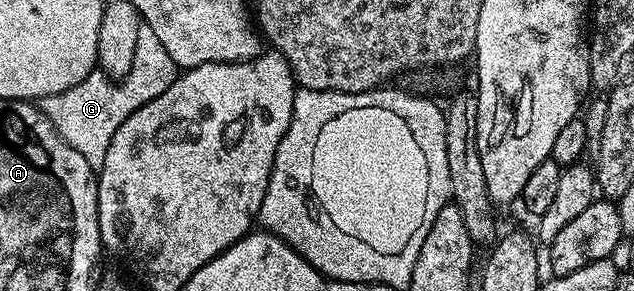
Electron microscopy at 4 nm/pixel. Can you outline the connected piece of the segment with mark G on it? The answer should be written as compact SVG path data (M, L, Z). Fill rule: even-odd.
M143 24L140 36L136 36L136 60L132 60L132 68L126 78L115 80L96 68L80 84L37 99L36 106L59 136L76 148L79 158L88 160L90 171L97 172L104 168L104 155L108 152L108 144L112 144L112 136L116 136L116 128L120 128L136 108L156 100L156 96L174 83L175 77L172 56L168 56L164 44L156 38L156 32Z

